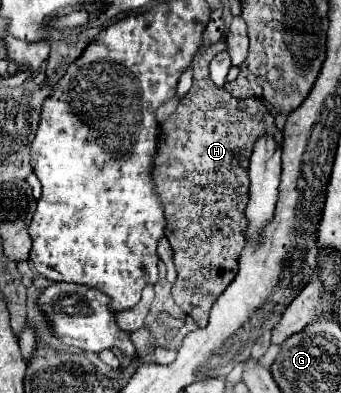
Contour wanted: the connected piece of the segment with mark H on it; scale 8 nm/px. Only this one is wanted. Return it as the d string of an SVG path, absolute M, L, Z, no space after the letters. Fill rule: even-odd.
M219 41L207 49L201 49L193 59L193 87L191 91L179 101L177 111L163 123L163 141L159 143L157 157L155 157L155 191L165 209L165 237L169 239L175 251L175 269L179 273L173 285L173 299L175 303L195 319L199 327L205 327L209 321L211 305L223 293L223 289L235 279L237 273L237 259L245 247L245 201L249 197L249 155L259 137L272 135L282 146L283 134L275 127L275 119L265 107L265 103L257 97L251 99L235 99L225 89L217 87L209 79L209 61L219 53L225 51L225 43Z

